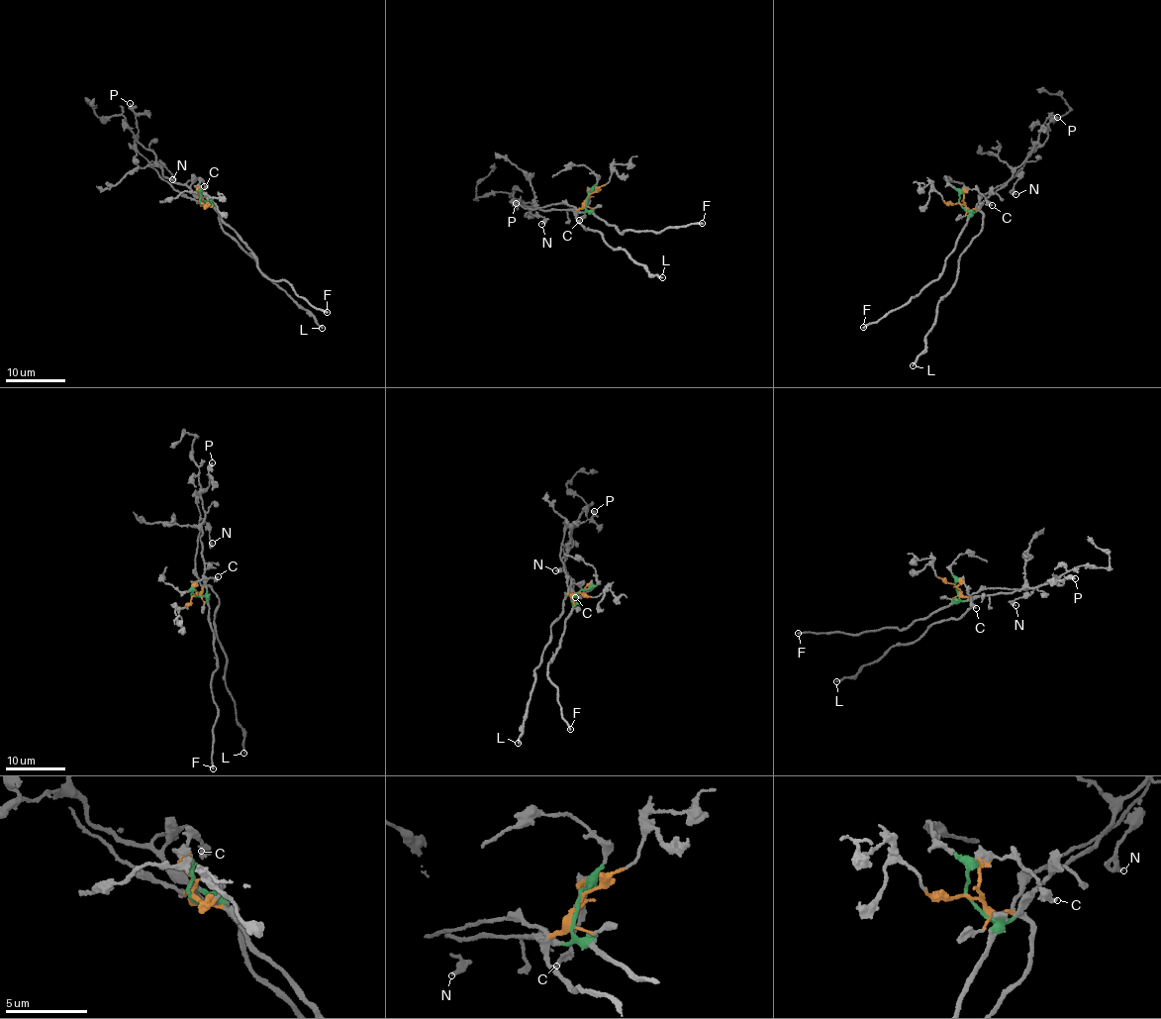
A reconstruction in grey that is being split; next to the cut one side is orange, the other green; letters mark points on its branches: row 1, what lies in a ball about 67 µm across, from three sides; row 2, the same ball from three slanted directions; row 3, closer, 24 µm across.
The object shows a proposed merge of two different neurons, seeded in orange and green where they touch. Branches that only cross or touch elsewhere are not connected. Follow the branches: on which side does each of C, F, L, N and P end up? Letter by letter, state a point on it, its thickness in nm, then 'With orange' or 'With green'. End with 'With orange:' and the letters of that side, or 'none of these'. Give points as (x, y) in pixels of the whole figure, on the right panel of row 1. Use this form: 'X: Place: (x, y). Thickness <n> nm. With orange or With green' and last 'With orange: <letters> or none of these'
C: Place: (992, 205). Thickness 340 nm. With orange
F: Place: (863, 327). Thickness 280 nm. With green
L: Place: (913, 365). Thickness 260 nm. With orange
N: Place: (1015, 194). Thickness 300 nm. With orange
P: Place: (1057, 117). Thickness 380 nm. With orange
With orange: C, L, N, P

